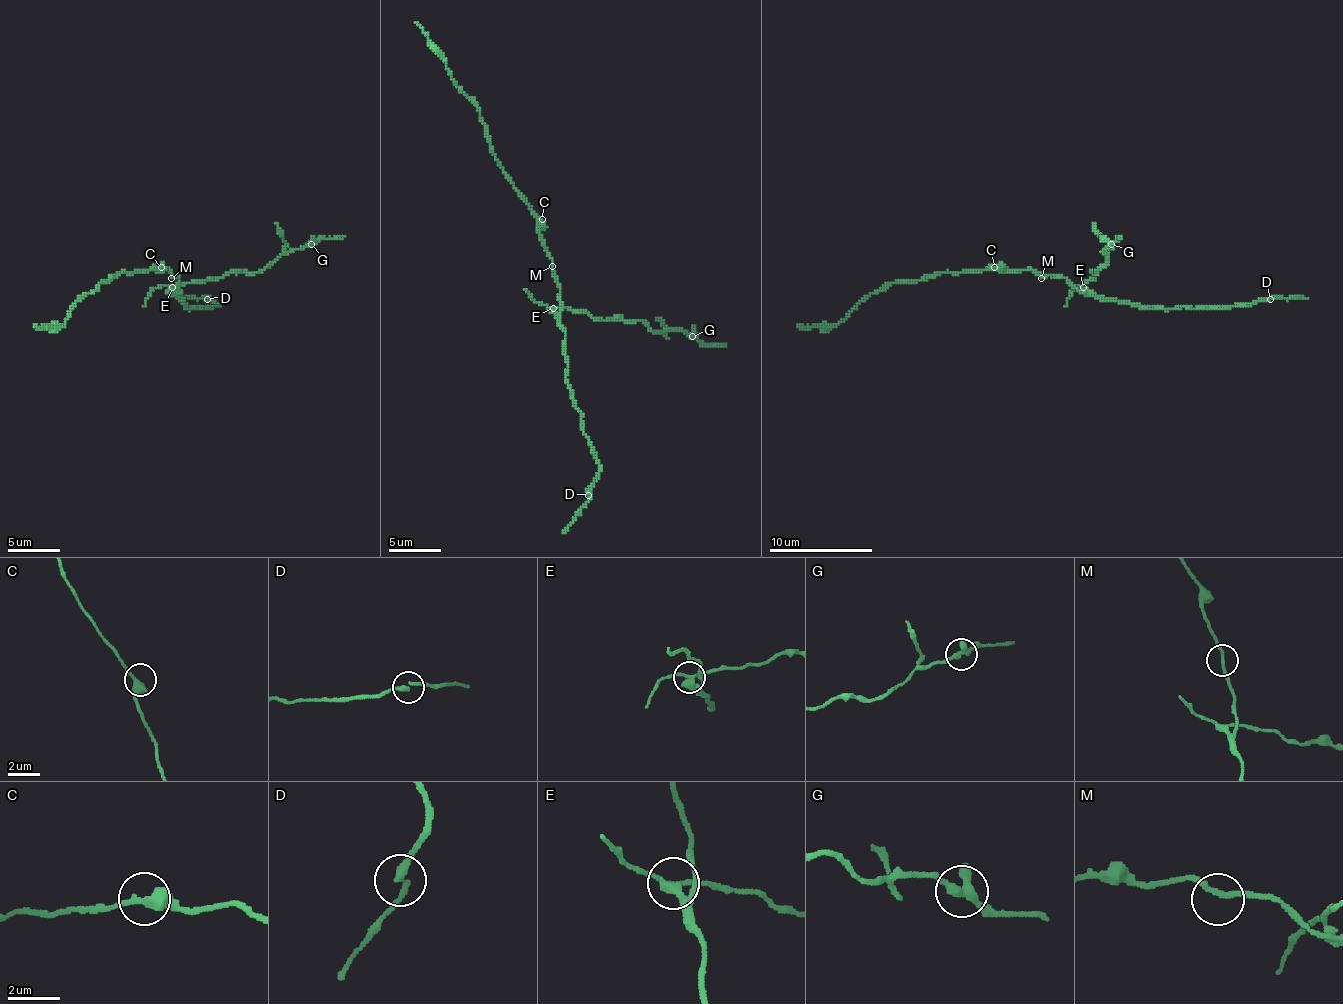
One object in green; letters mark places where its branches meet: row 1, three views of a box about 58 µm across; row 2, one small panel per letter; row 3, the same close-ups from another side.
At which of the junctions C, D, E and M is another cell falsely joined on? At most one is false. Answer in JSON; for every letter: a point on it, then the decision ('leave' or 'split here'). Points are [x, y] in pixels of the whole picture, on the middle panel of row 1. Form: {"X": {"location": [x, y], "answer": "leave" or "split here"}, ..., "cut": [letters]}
{"C": {"location": [542, 219], "answer": "leave"}, "D": {"location": [588, 495], "answer": "leave"}, "E": {"location": [553, 308], "answer": "split here"}, "M": {"location": [552, 266], "answer": "leave"}, "cut": ["E"]}

